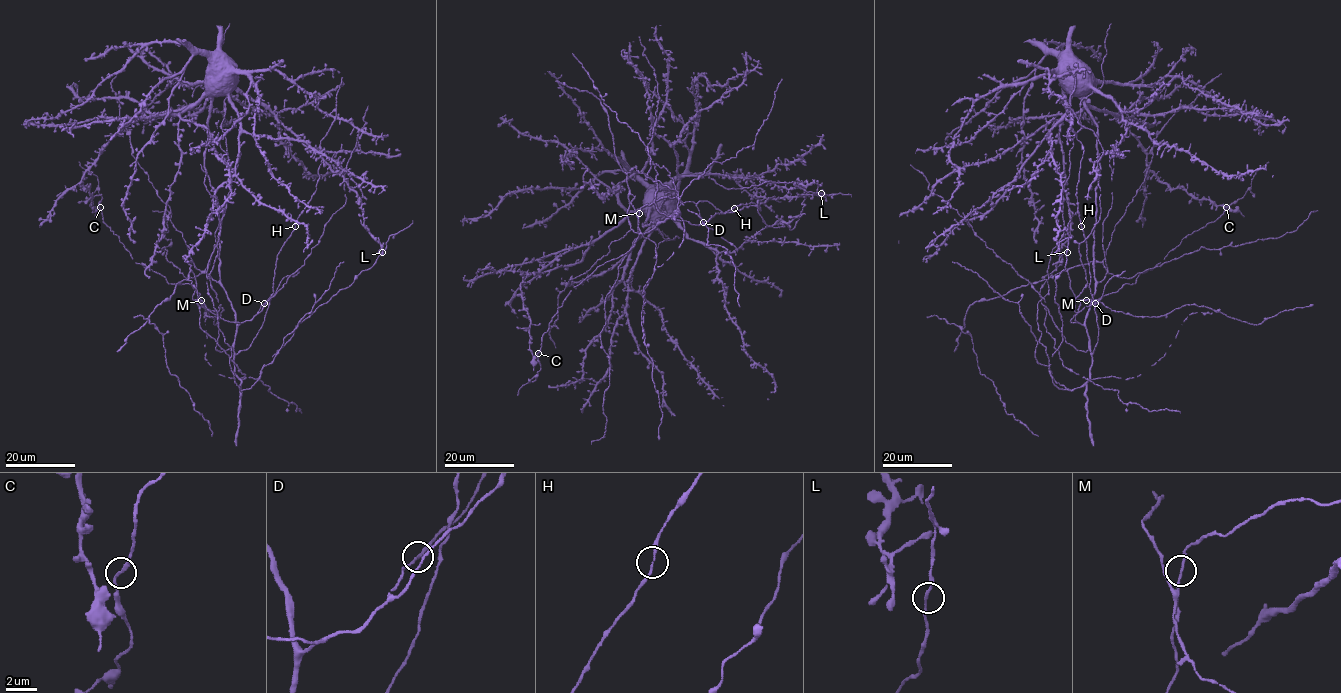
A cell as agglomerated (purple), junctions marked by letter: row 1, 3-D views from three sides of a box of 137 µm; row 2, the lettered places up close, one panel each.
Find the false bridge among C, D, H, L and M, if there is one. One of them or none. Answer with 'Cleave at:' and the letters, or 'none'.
Cleave at: none

